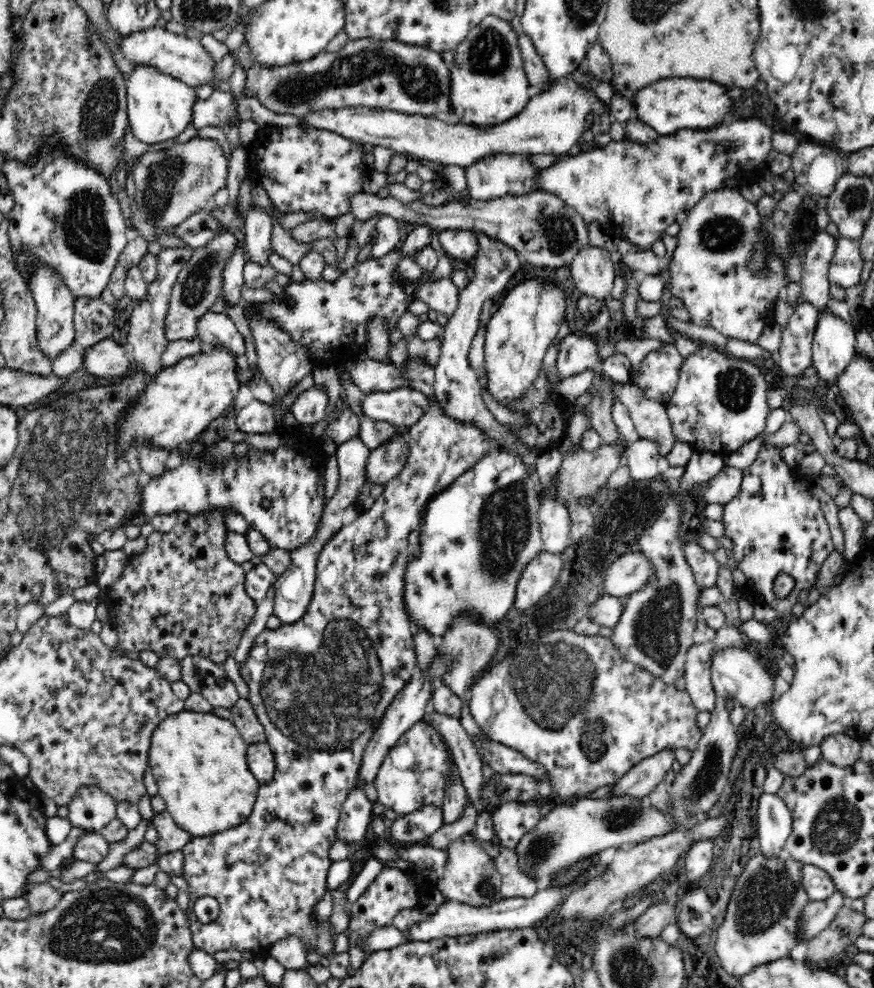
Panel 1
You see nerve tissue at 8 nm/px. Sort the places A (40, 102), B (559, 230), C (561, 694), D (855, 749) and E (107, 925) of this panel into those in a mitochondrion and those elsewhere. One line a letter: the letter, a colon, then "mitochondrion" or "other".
A: other
B: mitochondrion
C: mitochondrion
D: other
E: mitochondrion

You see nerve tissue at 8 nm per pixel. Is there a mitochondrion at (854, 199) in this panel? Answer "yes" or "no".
yes

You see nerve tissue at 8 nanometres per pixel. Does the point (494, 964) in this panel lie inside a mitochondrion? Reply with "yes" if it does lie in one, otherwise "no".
no

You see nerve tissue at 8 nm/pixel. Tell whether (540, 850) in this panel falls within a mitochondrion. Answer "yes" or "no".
yes

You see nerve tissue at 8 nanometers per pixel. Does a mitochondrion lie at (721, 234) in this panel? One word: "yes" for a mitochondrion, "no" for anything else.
yes

